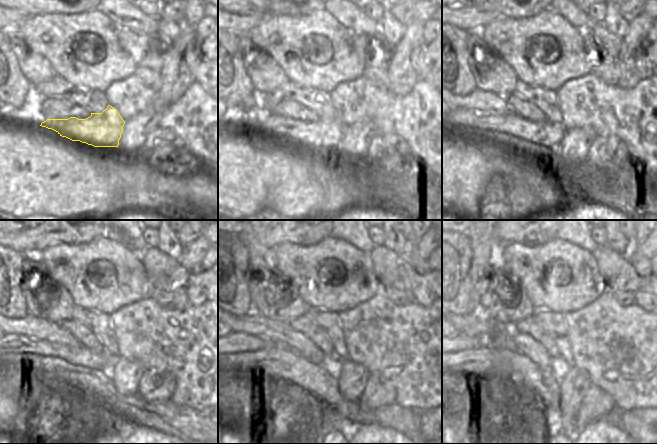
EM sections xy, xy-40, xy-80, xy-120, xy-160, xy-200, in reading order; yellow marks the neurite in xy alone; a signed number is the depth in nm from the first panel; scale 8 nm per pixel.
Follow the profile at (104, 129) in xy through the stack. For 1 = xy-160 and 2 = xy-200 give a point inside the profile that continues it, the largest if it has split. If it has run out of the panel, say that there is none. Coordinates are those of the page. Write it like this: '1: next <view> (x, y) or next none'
1: next xy-160 (238, 342)
2: next xy-200 (462, 342)

